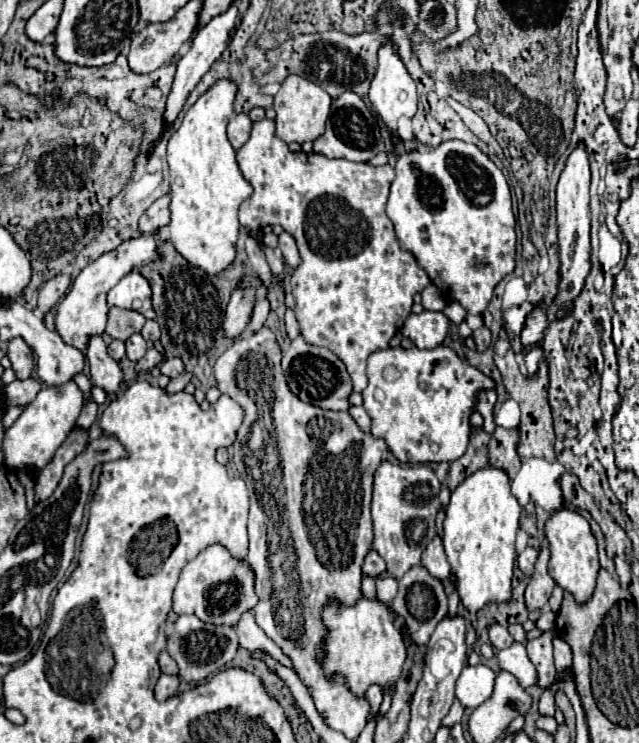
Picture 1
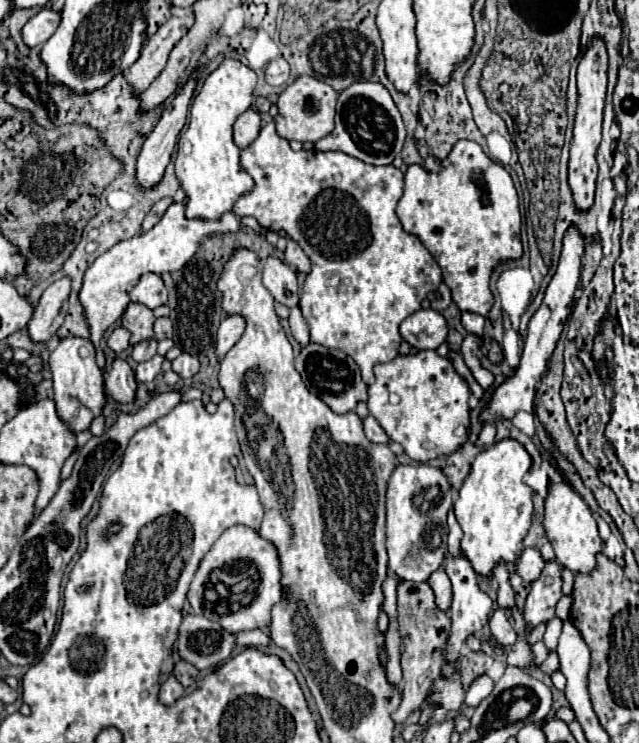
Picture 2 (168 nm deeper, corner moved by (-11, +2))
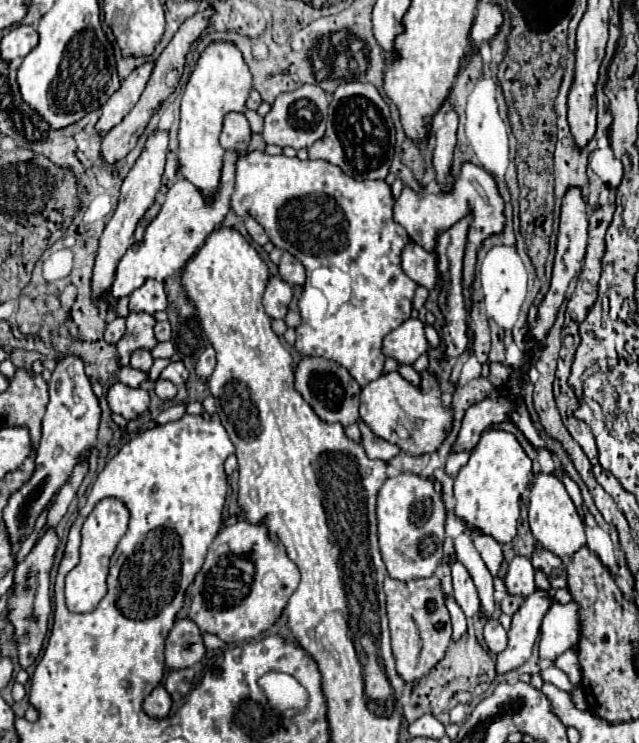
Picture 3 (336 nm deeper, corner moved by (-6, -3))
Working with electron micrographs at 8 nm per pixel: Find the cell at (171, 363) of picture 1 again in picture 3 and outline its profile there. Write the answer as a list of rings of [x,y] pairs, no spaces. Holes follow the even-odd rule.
[[[182,361],[170,363],[170,365],[160,373],[160,379],[168,379],[168,381],[172,381],[174,385],[184,385],[186,379],[188,379],[188,369],[184,367]]]

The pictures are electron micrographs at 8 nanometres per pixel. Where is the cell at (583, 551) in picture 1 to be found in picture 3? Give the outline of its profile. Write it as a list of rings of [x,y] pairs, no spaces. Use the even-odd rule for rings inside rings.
[[[542,473],[536,475],[536,485],[530,491],[528,517],[530,517],[530,529],[532,529],[532,535],[536,537],[536,541],[544,549],[552,551],[554,555],[558,555],[562,559],[574,555],[574,551],[578,551],[578,547],[586,545],[586,529],[584,529],[582,517],[578,515],[564,485],[554,475],[542,475]]]

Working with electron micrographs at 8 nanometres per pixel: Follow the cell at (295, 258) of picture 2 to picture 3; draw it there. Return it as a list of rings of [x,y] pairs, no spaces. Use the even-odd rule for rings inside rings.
[[[282,253],[282,259],[278,263],[278,269],[280,269],[280,277],[290,283],[290,285],[304,285],[304,279],[306,279],[306,269],[304,265],[290,253]]]

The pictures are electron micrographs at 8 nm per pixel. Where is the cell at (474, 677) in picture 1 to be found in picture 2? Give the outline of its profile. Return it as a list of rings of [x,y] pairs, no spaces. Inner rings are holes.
[[[489,676],[477,678],[477,680],[471,684],[471,688],[467,690],[467,694],[465,694],[465,706],[475,708],[475,706],[491,692],[491,688],[493,688],[493,680],[491,680]]]

